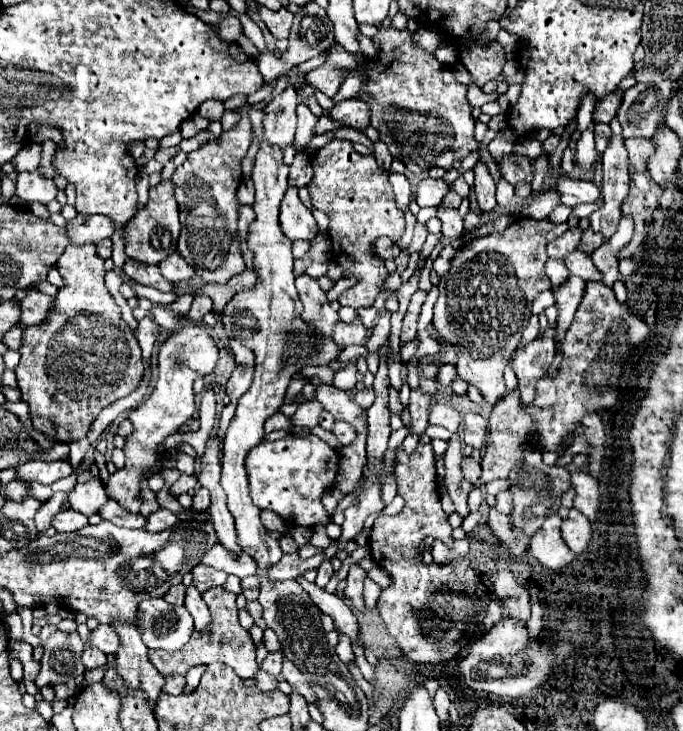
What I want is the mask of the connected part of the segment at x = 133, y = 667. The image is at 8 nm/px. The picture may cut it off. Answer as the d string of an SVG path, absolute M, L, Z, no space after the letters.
M113 621L111 627L121 639L121 647L115 653L119 675L129 683L129 687L141 687L149 695L149 705L153 707L161 695L161 683L165 683L165 677L157 675L153 665L149 665L149 649L141 643L141 635L135 625Z

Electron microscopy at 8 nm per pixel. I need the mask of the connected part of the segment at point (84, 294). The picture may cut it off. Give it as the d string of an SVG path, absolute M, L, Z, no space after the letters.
M95 243L79 247L69 245L65 249L65 253L57 261L57 269L63 277L63 287L53 297L45 321L23 329L23 341L19 347L21 361L15 369L15 375L17 389L21 391L21 401L29 405L33 427L55 443L73 443L83 439L97 413L135 391L143 377L143 357L139 343L133 331L121 319L121 309L105 287L105 261L97 257L95 249Z

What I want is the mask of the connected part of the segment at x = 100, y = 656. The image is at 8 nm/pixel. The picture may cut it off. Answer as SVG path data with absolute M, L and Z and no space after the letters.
M85 647L81 659L83 659L85 669L97 669L97 667L105 667L107 665L107 655L97 651L95 647Z

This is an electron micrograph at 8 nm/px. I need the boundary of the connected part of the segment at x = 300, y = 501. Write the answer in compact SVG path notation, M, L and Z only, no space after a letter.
M289 433L285 439L279 439L279 441L261 441L257 447L253 447L253 451L249 451L245 459L245 469L249 477L251 499L261 511L273 511L281 515L289 525L315 527L317 523L323 523L323 525L329 523L329 513L321 505L321 495L335 481L335 475L339 469L339 455L319 437L311 433L307 437L295 437Z

